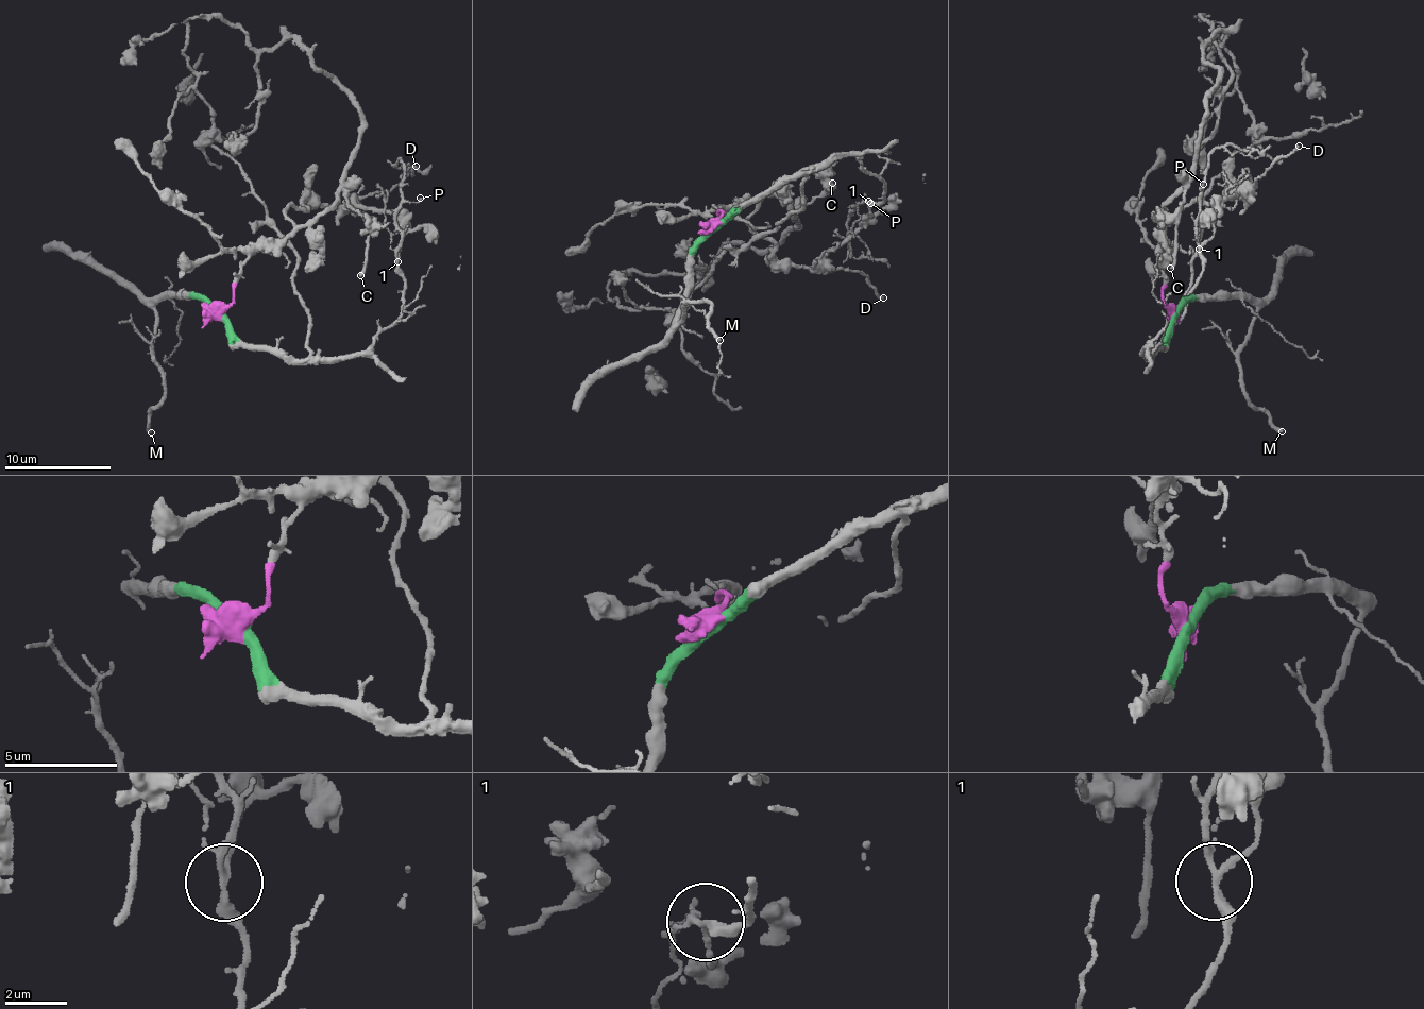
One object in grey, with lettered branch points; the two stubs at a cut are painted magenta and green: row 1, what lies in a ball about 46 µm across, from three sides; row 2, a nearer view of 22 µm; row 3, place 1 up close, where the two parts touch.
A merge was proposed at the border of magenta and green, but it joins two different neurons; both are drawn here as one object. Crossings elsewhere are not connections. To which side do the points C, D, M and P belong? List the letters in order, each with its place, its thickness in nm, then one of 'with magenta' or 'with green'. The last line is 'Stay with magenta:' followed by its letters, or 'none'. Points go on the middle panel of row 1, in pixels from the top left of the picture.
C: place (832, 183); calibre 240 nm; with magenta
D: place (883, 297); calibre 190 nm; with magenta
M: place (719, 340); calibre 280 nm; with green
P: place (870, 203); calibre 120 nm; with green
Stay with magenta: C, D

